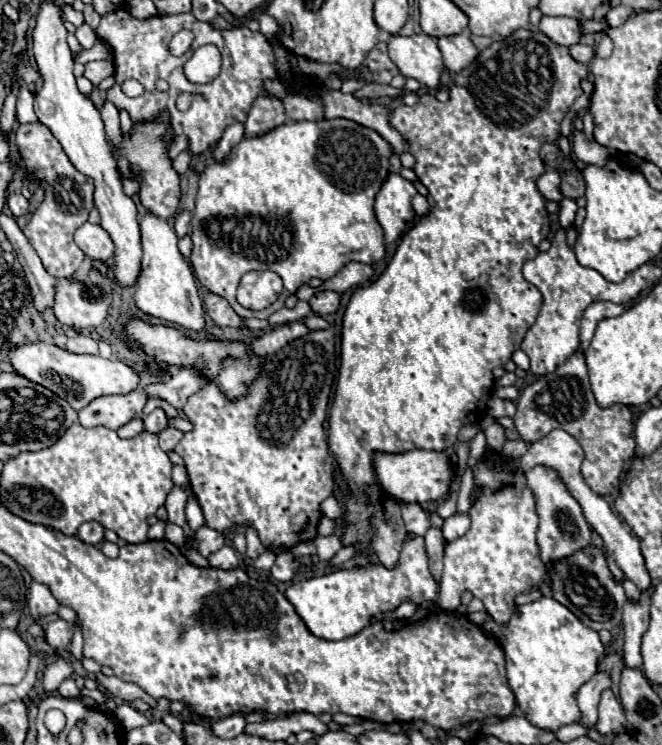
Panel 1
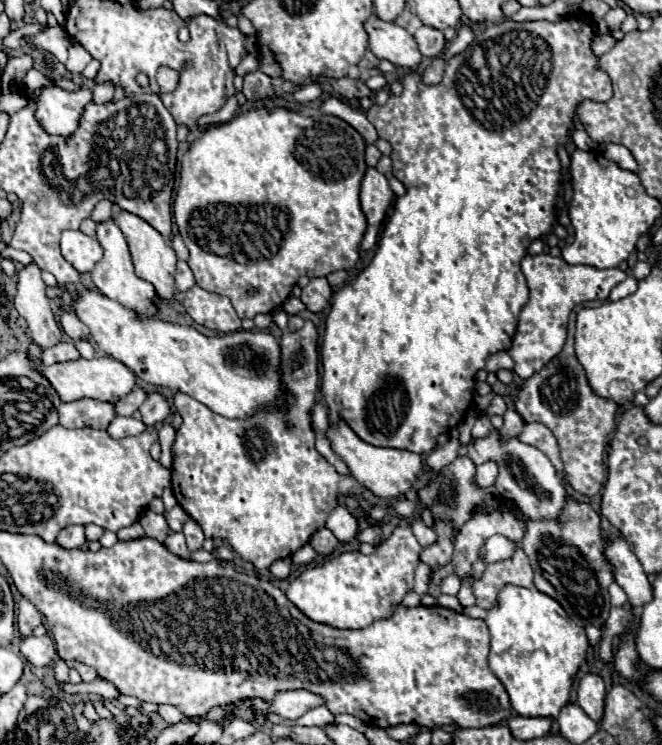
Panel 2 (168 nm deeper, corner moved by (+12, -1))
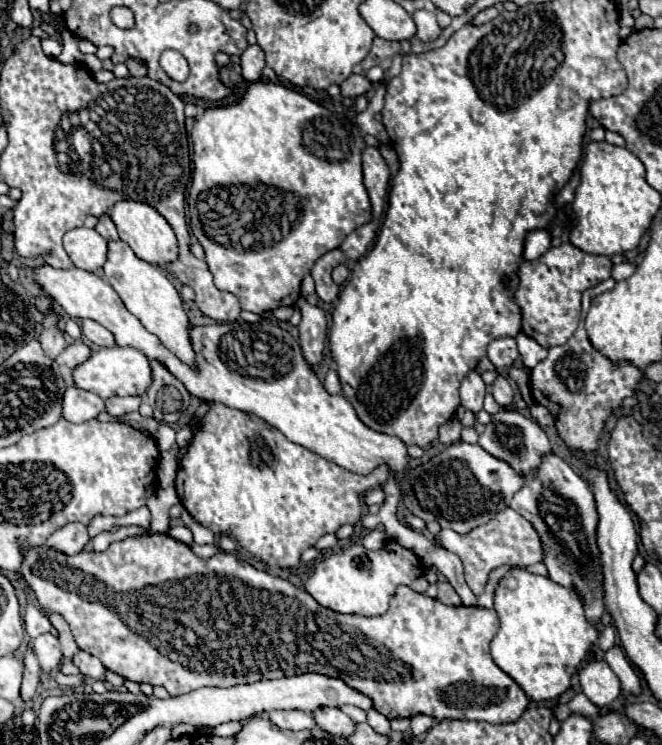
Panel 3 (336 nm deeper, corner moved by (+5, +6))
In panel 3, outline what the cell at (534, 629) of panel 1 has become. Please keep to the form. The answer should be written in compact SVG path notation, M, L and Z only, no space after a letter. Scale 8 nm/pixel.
M511 569L505 573L495 589L495 611L499 615L499 631L491 641L493 661L527 693L529 701L557 699L571 687L571 671L577 671L593 643L597 641L597 629L585 619L581 601L561 585L555 585L549 577L533 575L523 569Z

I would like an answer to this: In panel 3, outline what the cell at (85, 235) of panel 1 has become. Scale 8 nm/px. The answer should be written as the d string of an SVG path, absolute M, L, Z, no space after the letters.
M87 227L67 231L63 237L63 247L75 267L85 271L101 269L107 257L107 241L95 229Z

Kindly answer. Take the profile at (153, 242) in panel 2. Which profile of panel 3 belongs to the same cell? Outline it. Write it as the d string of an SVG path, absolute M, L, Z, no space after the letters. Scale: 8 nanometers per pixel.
M119 201L113 205L113 211L109 215L111 215L113 223L117 225L119 237L133 249L133 253L141 261L161 267L161 265L167 265L179 257L179 247L177 247L177 239L175 239L173 229L151 205L139 203L139 201Z

